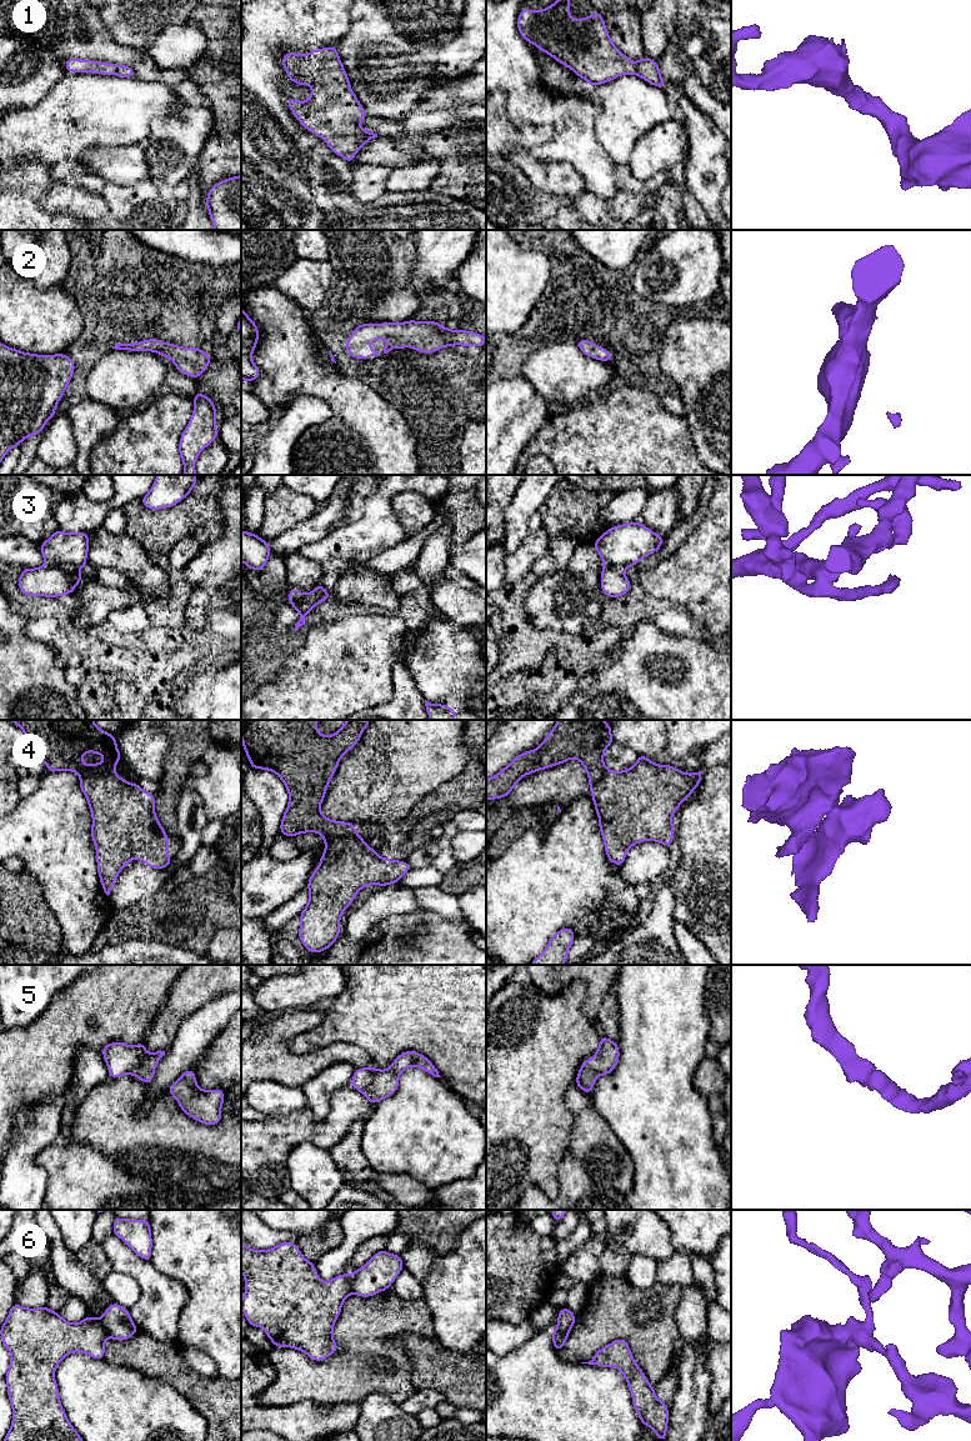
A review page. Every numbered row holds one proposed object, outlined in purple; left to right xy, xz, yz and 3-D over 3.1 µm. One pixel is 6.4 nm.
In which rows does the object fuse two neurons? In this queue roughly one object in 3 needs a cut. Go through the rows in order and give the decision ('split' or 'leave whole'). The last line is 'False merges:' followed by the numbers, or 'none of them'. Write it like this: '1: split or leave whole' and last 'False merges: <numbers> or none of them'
1: leave whole
2: leave whole
3: split
4: split
5: leave whole
6: split
False merges: 3, 4, 6

